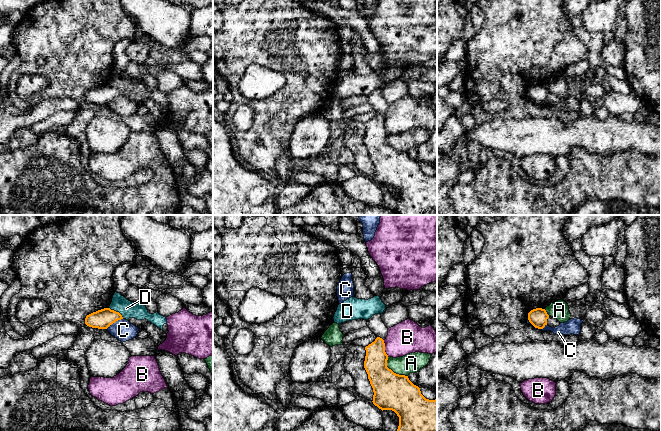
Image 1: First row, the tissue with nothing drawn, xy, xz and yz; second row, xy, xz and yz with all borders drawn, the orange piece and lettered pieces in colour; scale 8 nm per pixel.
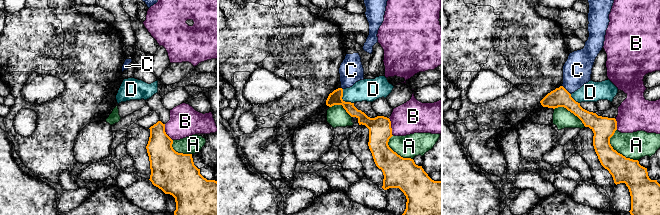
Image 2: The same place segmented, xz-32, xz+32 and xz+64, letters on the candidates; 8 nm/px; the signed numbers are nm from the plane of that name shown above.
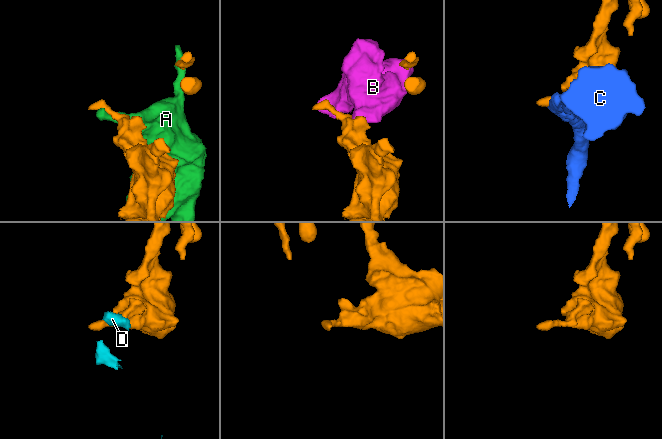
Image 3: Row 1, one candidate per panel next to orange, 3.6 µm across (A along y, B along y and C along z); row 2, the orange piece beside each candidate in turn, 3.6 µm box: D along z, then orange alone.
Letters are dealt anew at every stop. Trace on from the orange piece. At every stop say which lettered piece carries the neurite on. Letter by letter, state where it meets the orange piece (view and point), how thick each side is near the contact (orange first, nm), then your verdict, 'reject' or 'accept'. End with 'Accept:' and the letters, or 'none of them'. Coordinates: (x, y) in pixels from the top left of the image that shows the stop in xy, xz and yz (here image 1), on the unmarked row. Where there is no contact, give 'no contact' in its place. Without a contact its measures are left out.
A: meets orange in xz at (392, 147); 300 nm thick on the orange side, 160 nm on the other; reject
B: meets orange in xz at (384, 124); 200 nm thick on the orange side, 260 nm on the other; reject
C: meets orange in xy at (114, 98); 160 nm thick on the orange side, 170 nm on the other; reject
D: meets orange in xy at (117, 88); 160 nm thick on the orange side, 140 nm on the other; reject
Accept: none of them

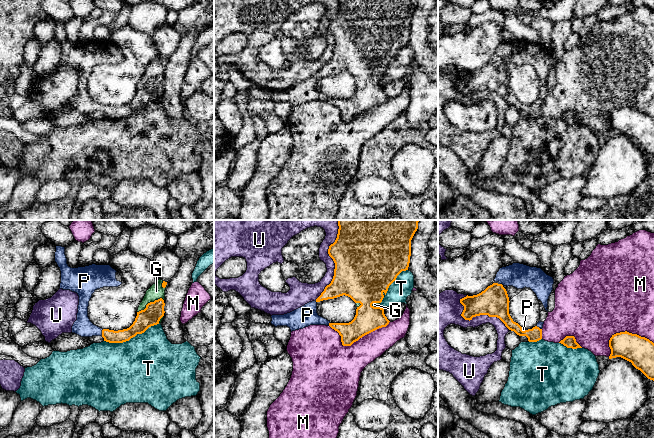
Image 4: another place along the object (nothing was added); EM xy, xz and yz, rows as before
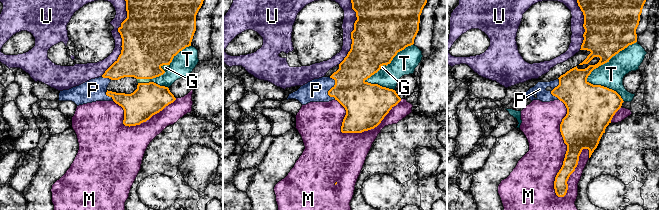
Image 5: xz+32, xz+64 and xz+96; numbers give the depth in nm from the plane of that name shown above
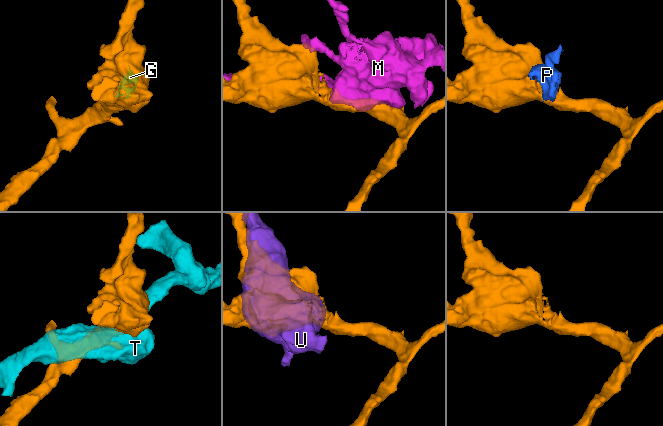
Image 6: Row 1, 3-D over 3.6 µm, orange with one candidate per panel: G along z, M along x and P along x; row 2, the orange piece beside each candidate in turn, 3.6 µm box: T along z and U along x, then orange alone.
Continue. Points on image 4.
G: meets orange in xy at (150, 78); 160 nm thick on the orange side, 120 nm on the other; accept
M: meets orange in yz at (622, 108); 220 nm thick on the orange side, 480 nm on the other; reject
P: meets orange in xy at (102, 108); 110 nm thick on the orange side, 150 nm on the other; accept
T: meets orange in xy at (131, 113); 160 nm thick on the orange side, 480 nm on the other; reject
U: meets orange in xz at (334, 38); 500 nm thick on the orange side, 100 nm on the other; reject
Accept: G, P

